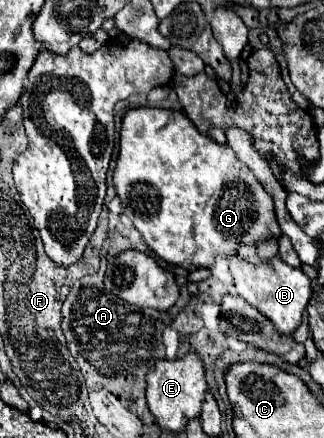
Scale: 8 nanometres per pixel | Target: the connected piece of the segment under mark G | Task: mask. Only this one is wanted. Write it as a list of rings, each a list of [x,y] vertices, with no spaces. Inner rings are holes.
[[[132,108],[126,112],[124,120],[122,120],[122,130],[120,130],[120,152],[118,152],[118,160],[116,160],[116,170],[114,170],[114,186],[116,186],[116,194],[122,202],[124,214],[128,218],[132,218],[134,228],[142,234],[142,238],[146,240],[146,244],[166,262],[176,264],[176,266],[192,266],[192,268],[212,268],[216,262],[216,256],[236,256],[240,242],[248,242],[248,244],[258,244],[262,240],[278,240],[282,236],[282,230],[278,226],[276,220],[276,212],[274,212],[274,200],[272,196],[264,190],[264,186],[258,182],[258,178],[254,176],[254,172],[242,164],[234,150],[228,144],[218,144],[216,140],[200,134],[196,130],[196,126],[182,114],[176,110],[158,110],[158,108]]]

